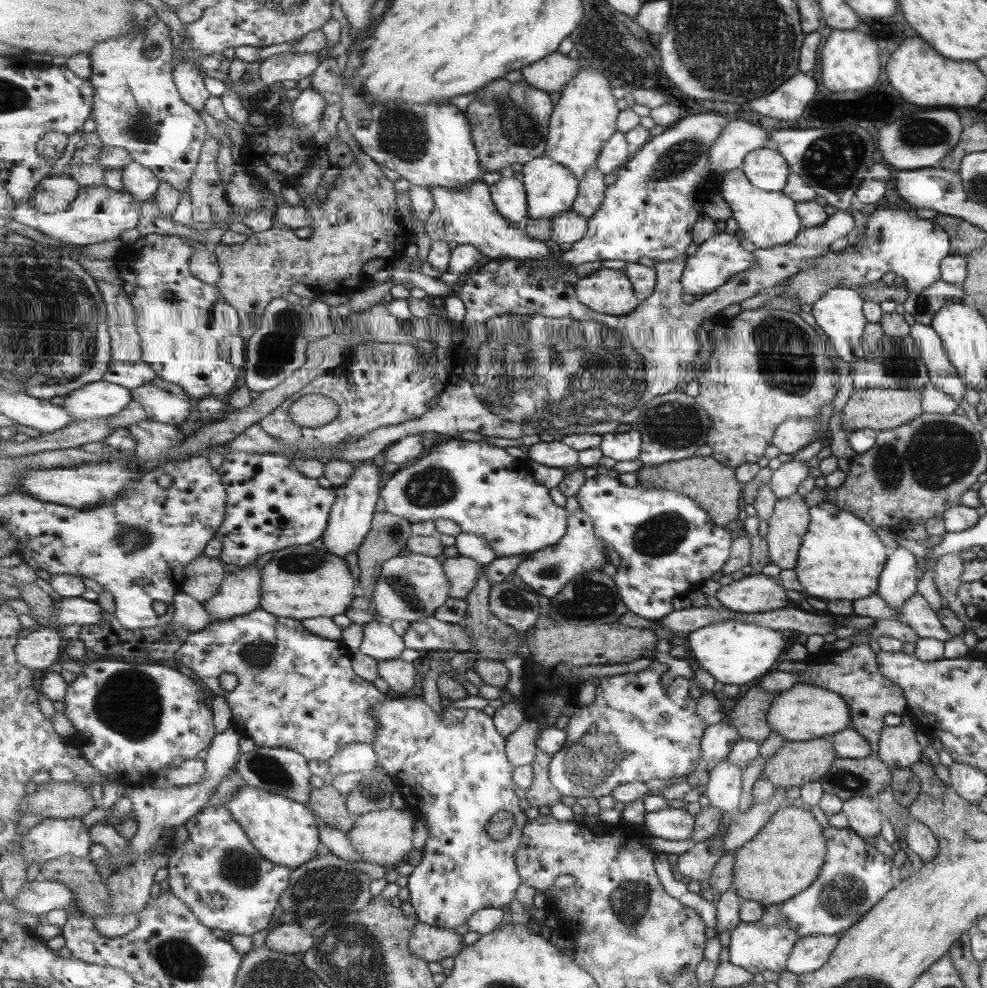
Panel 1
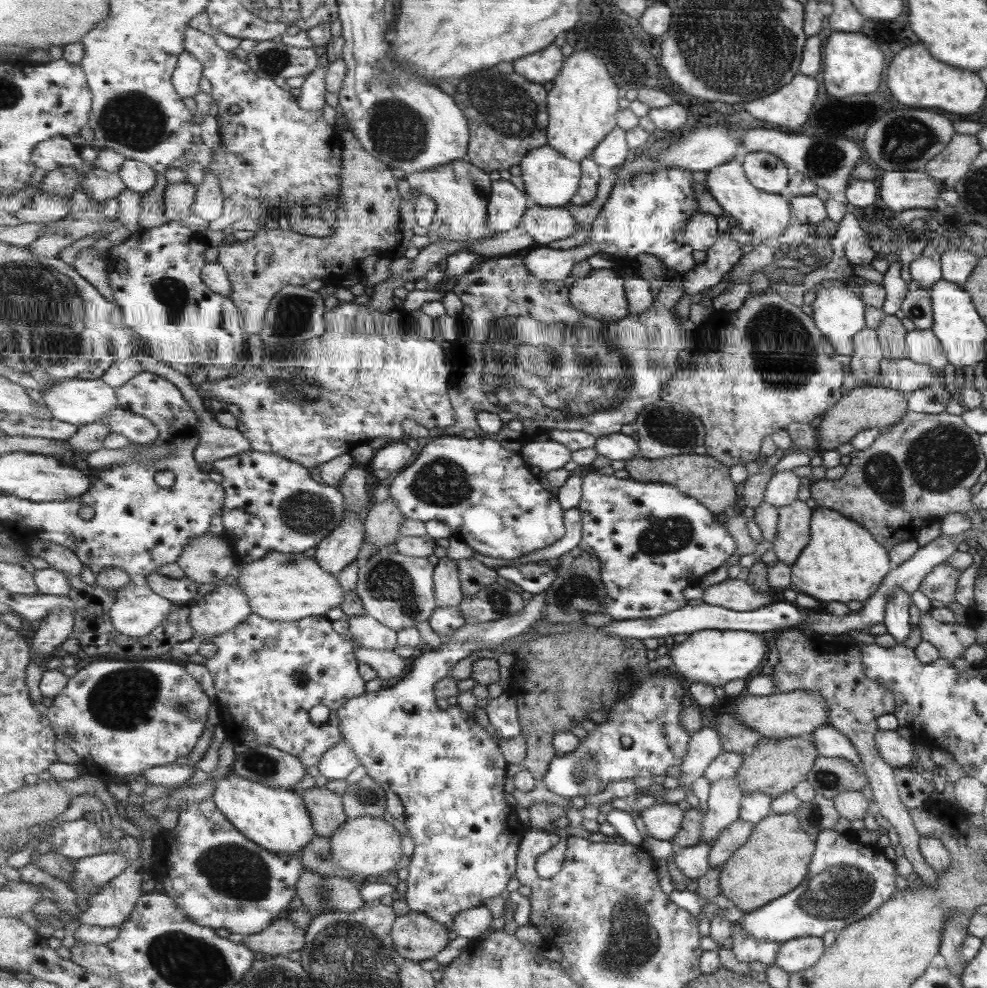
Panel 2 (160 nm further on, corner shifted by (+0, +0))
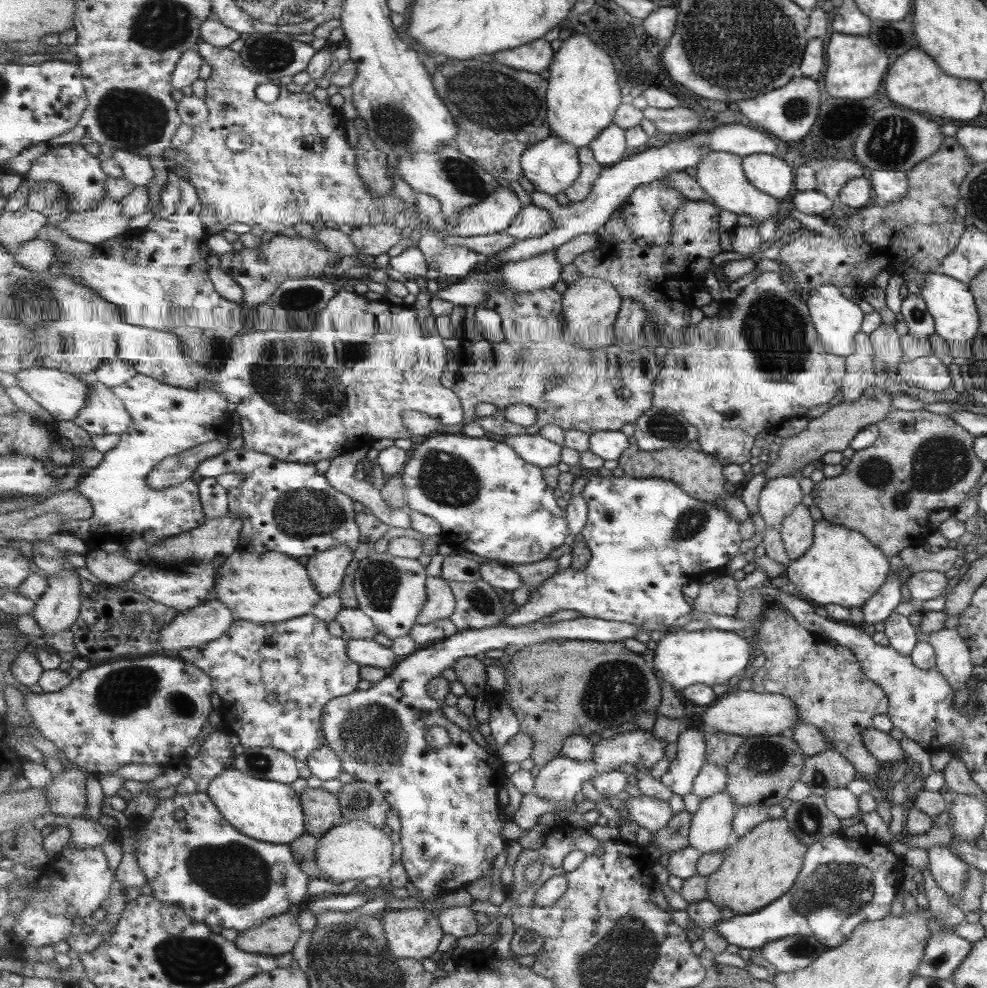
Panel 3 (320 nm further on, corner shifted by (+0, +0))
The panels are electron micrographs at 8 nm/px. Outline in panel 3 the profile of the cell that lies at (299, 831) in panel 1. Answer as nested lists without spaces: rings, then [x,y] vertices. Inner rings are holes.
[[[232,766],[211,782],[207,793],[233,827],[255,840],[290,845],[306,833],[302,797],[289,784],[259,780]]]

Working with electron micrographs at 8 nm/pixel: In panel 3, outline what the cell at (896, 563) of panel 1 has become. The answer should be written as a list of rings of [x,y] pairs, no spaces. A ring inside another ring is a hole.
[[[892,612],[884,618],[883,624],[883,634],[887,637],[890,647],[897,649],[903,656],[909,656],[919,639],[907,617]]]

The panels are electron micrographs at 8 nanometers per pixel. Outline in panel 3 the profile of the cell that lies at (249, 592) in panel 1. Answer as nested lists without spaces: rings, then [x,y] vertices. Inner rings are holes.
[[[218,598],[178,613],[158,634],[161,652],[175,656],[187,648],[203,646],[221,638],[234,623],[233,611]]]

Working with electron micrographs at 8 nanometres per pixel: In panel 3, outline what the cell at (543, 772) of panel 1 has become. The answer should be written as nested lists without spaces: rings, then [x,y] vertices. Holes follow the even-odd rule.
[[[545,639],[528,648],[519,648],[514,655],[504,655],[493,660],[497,666],[507,666],[506,685],[498,699],[506,702],[515,711],[520,720],[520,730],[533,737],[535,746],[531,759],[535,770],[547,766],[562,755],[565,741],[571,736],[591,736],[607,730],[618,731],[621,724],[633,722],[645,712],[653,712],[661,706],[663,692],[661,682],[654,671],[654,663],[643,660],[641,654],[633,652],[622,642],[595,642],[592,640]],[[557,714],[563,714],[563,722],[569,728],[555,728]]]

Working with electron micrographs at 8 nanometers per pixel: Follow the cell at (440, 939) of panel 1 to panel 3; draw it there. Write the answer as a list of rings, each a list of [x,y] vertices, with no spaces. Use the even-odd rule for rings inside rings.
[[[385,909],[380,917],[386,929],[388,948],[393,956],[403,960],[422,961],[437,952],[444,930],[437,914],[427,909]]]

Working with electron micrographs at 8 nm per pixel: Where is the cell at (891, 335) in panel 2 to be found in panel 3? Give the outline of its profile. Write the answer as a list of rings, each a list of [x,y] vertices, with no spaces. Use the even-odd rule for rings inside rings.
[[[881,324],[868,335],[868,338],[873,348],[872,369],[877,381],[883,374],[895,374],[904,354],[901,351],[899,336],[893,326]]]

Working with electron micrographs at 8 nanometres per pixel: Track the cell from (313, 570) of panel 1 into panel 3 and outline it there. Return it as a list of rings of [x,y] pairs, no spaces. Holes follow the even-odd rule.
[[[238,550],[218,568],[214,592],[215,598],[235,612],[236,619],[259,624],[282,623],[298,616],[311,615],[313,606],[322,598],[306,565],[279,552],[260,554]]]

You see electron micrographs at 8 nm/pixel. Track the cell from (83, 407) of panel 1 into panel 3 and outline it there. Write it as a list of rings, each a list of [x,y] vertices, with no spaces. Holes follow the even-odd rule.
[[[35,365],[13,375],[18,381],[18,386],[56,421],[73,421],[85,408],[85,404],[89,404],[87,400],[89,400],[90,386],[83,382],[77,374],[68,373],[58,368]]]

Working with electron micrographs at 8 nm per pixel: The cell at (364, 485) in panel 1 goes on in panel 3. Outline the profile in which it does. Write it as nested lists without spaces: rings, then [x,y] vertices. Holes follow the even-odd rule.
[[[341,544],[309,558],[307,572],[322,598],[340,592],[346,574],[350,571],[349,564],[353,560],[353,554],[347,544]]]

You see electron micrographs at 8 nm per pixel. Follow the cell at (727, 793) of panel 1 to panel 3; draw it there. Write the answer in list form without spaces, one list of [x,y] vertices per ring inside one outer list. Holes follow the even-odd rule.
[[[727,790],[702,801],[691,822],[690,845],[703,854],[724,851],[735,840],[736,801]]]

